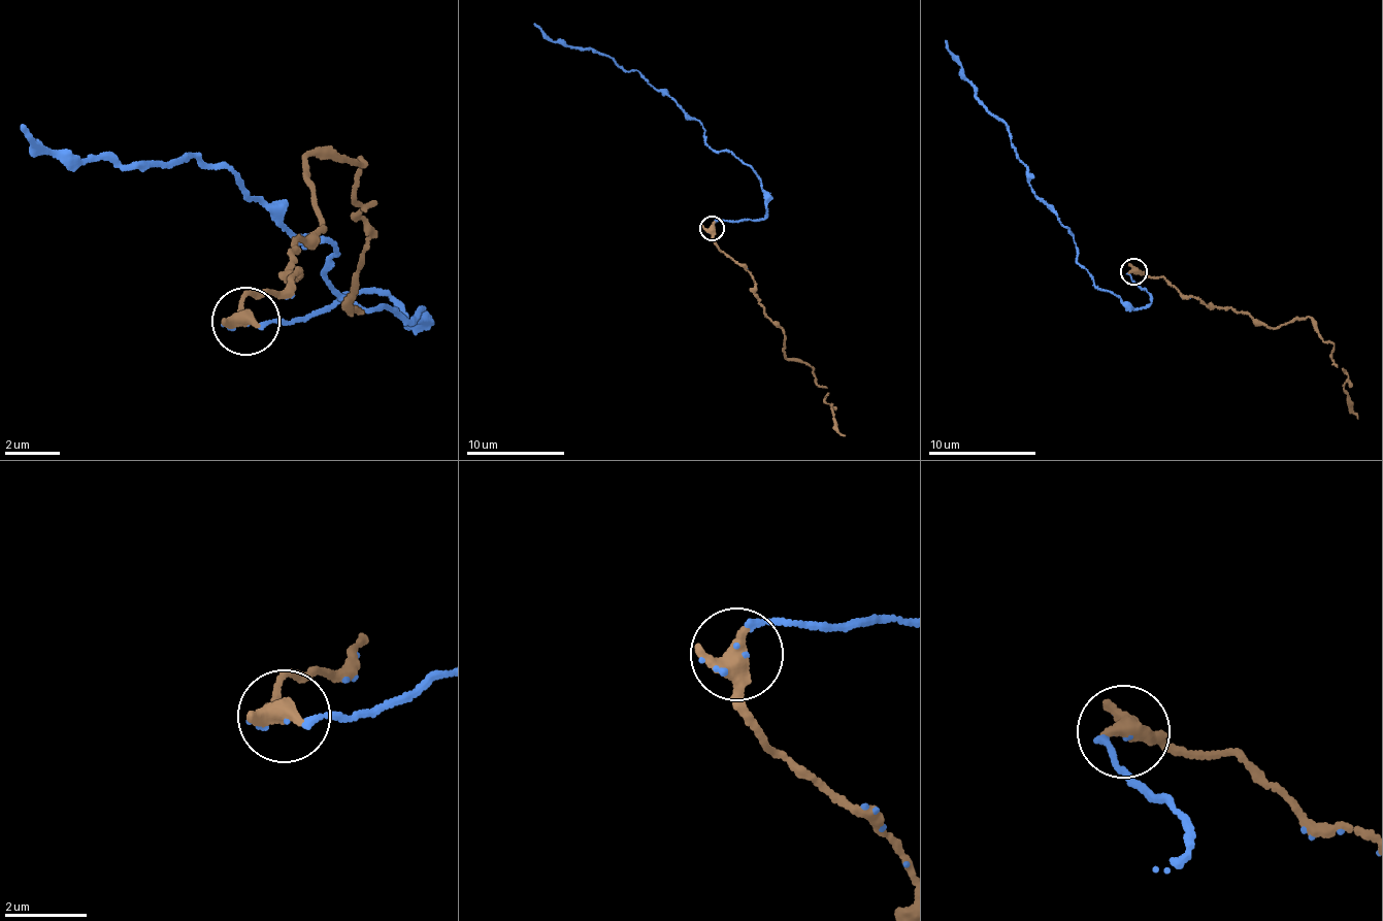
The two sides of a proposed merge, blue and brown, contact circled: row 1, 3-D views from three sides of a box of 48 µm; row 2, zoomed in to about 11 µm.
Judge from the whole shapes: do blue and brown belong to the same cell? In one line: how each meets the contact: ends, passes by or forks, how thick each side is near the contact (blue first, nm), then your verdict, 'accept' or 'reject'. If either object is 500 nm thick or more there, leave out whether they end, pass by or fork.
70 nm thick on the blue side, 550 nm on the other; accept

